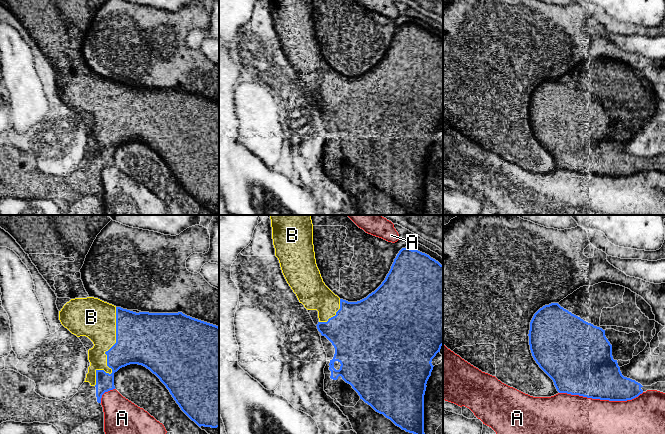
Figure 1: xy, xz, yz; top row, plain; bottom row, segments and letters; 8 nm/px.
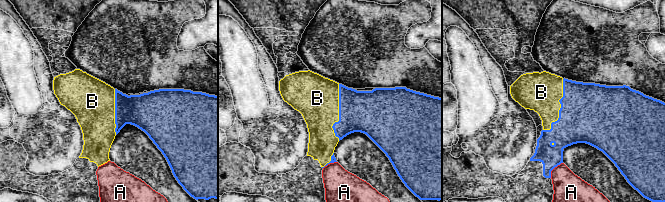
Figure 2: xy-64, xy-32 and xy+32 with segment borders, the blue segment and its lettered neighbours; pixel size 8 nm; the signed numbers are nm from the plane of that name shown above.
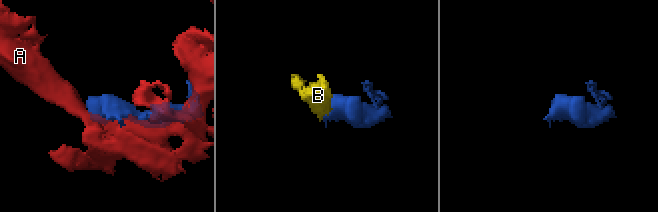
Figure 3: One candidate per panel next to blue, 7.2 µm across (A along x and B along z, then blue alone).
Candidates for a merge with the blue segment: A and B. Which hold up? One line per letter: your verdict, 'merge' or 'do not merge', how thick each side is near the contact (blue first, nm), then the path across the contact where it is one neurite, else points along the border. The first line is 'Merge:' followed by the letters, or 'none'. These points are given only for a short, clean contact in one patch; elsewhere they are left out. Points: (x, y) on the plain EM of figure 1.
Merge: B
A: do not merge; 420 nm thick on the blue side, 500 nm on the other
B: merge; 300 nm thick on the blue side, 280 nm on the other

